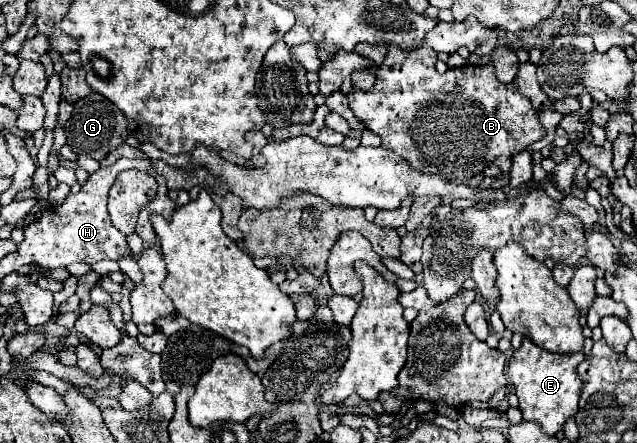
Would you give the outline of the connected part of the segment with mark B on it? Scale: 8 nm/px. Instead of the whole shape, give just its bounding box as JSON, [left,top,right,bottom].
[347,46,545,184]

